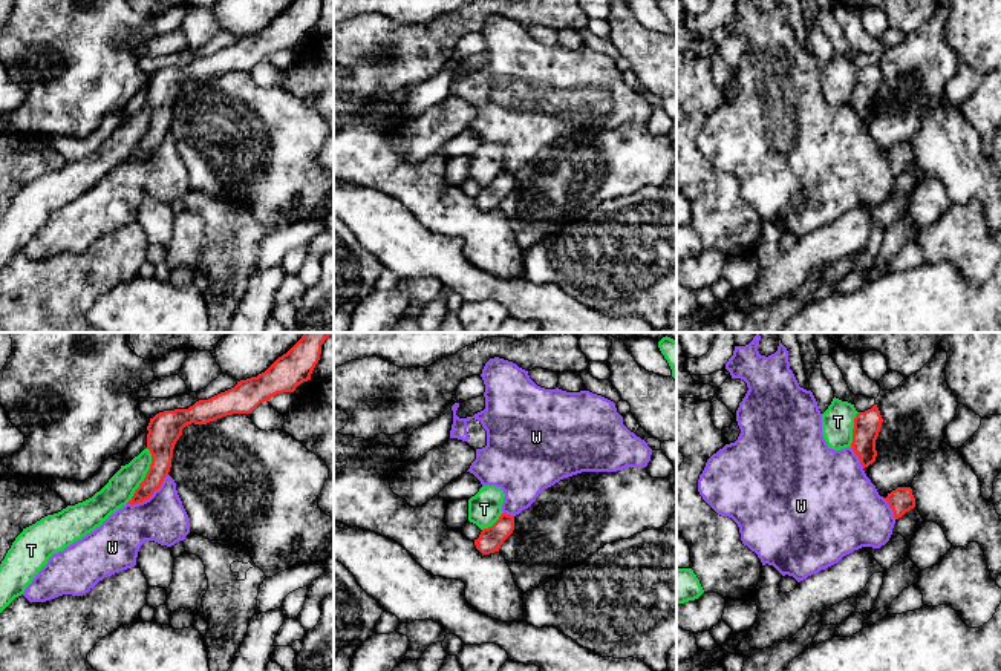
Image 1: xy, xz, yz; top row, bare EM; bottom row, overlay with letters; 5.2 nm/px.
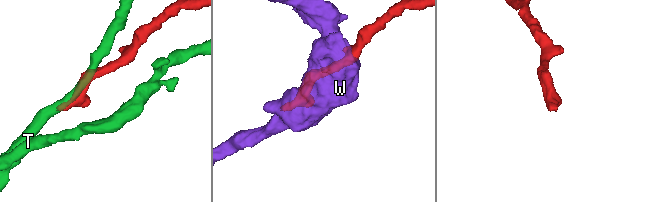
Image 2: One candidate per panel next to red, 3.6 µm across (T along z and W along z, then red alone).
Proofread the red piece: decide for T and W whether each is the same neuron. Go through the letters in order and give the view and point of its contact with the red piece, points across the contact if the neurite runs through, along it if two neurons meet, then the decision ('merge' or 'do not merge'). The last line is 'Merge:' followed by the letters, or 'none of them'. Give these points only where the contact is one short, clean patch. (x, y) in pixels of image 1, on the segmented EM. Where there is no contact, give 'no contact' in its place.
T: meets red in xy at (146, 475); do not merge
W: meets red in xy at (149, 497); do not merge
Merge: none of them

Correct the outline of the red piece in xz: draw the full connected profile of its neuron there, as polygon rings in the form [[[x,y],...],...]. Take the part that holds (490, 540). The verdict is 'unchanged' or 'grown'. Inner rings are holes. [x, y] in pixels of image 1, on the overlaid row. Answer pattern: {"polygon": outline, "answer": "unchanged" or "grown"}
{"polygon": [[[502,513],[491,527],[481,532],[479,538],[474,539],[474,545],[482,555],[499,552],[500,545],[513,530],[514,516]]], "answer": "unchanged"}

